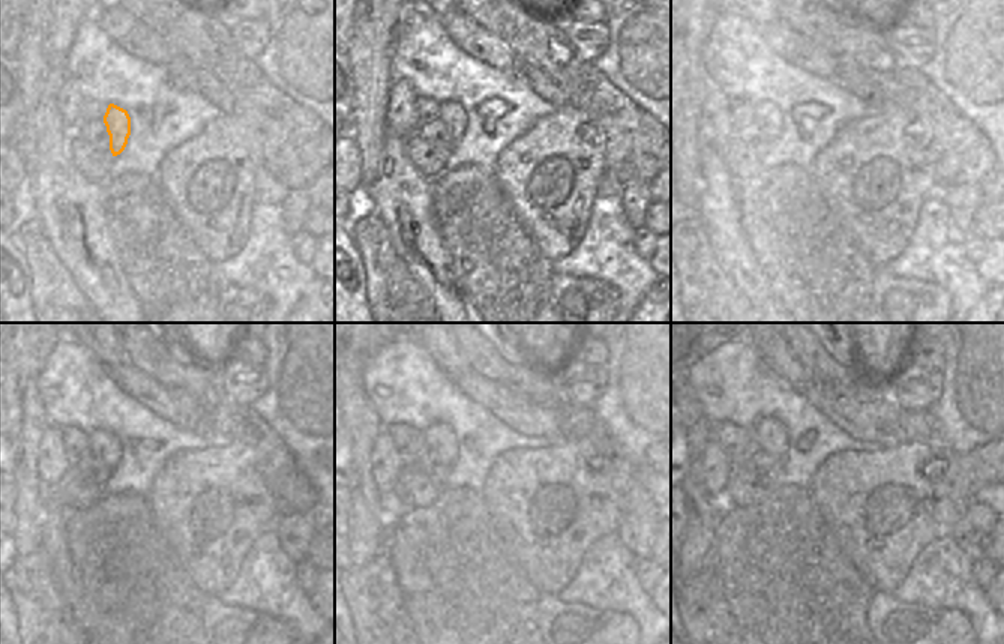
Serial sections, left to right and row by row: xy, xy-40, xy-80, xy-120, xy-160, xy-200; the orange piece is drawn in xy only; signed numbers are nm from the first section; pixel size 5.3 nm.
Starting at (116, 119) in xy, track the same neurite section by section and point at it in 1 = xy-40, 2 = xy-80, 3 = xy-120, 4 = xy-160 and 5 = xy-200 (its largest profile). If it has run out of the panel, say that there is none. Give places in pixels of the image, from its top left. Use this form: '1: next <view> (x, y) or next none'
1: next xy-40 (452, 114)
2: next xy-80 (778, 113)
3: next xy-120 (105, 445)
4: next xy-160 (438, 439)
5: next xy-200 (770, 436)

